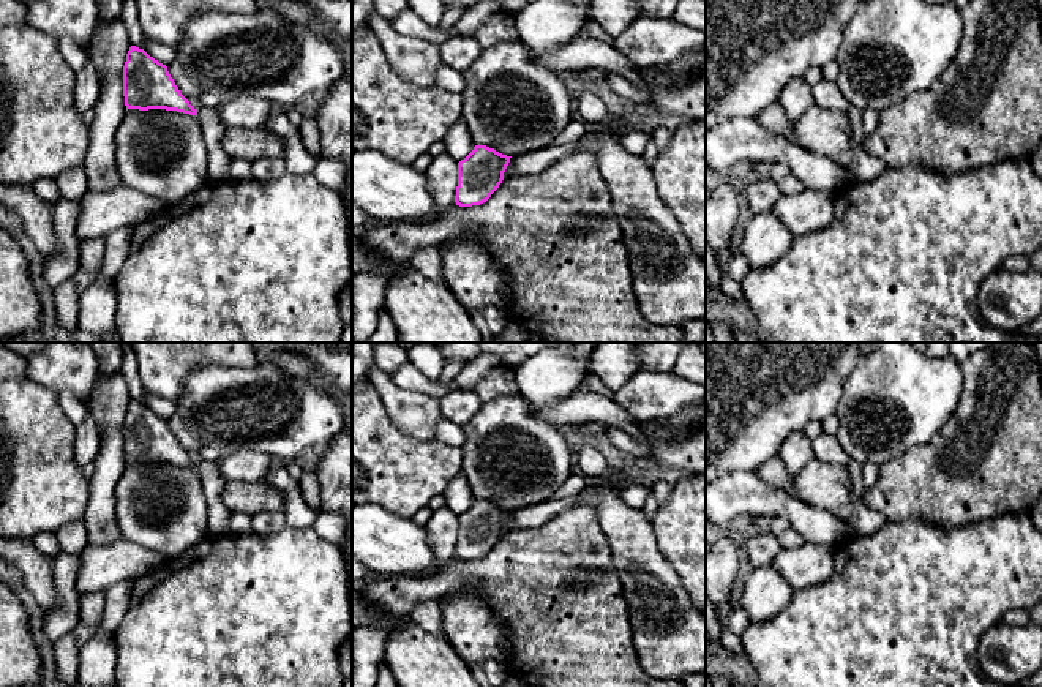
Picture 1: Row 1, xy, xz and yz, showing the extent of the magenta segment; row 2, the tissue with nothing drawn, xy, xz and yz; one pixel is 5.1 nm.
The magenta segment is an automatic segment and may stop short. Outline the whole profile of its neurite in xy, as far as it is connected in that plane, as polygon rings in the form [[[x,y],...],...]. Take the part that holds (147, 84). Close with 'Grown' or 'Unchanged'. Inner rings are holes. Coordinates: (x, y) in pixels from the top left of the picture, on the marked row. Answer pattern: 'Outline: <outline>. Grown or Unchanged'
Outline: [[[131,46],[123,66],[123,96],[128,109],[166,109],[196,115],[202,126],[204,144],[208,155],[208,178],[223,180],[229,166],[229,155],[221,145],[227,130],[219,122],[218,109],[202,106],[194,109],[180,93],[167,66],[150,57],[144,49]]]. Grown

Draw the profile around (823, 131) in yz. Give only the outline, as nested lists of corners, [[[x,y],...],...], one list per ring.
[[[813,104],[791,125],[799,147],[815,155],[829,156],[843,167],[841,188],[873,182],[887,169],[878,156],[864,148],[862,142],[853,142],[853,128],[845,111],[830,111]]]

